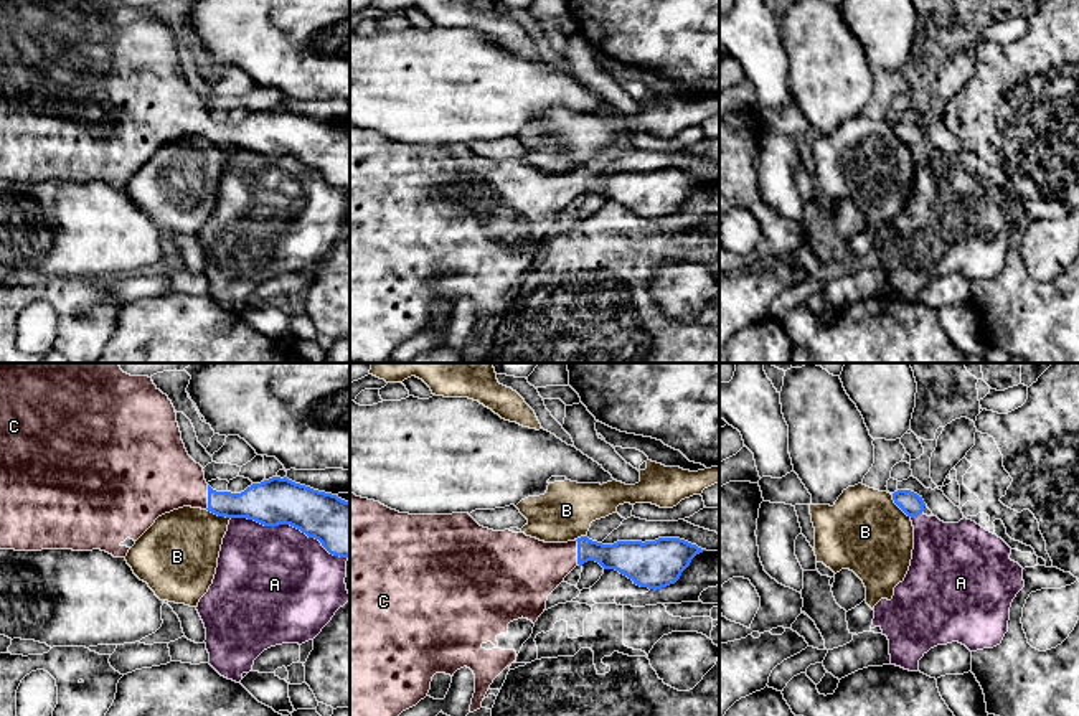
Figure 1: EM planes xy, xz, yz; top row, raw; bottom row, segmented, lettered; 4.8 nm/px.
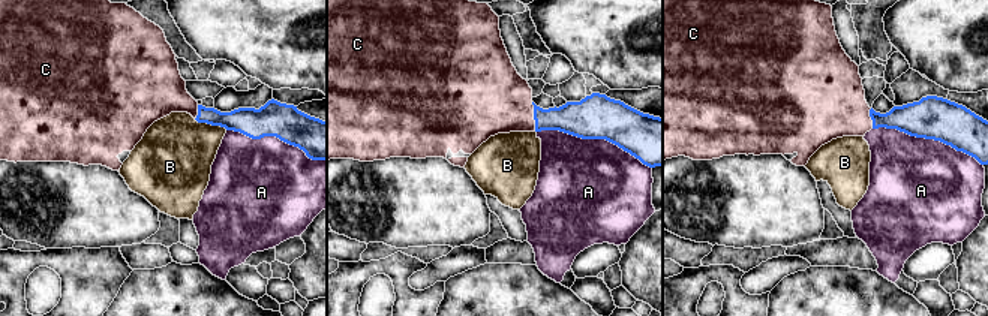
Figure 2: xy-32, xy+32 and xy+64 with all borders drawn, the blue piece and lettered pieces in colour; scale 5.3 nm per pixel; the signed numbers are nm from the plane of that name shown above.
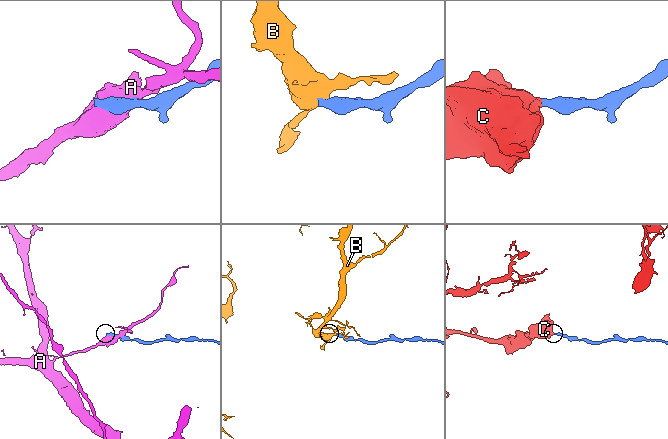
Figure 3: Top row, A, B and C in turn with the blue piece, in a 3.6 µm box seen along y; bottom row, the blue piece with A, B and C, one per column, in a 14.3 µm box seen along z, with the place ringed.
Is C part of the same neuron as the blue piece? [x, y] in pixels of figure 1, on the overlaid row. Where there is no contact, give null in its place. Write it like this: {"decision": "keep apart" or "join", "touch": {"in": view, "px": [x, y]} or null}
{"decision": "join", "touch": {"in": "xy", "px": [208, 497]}}

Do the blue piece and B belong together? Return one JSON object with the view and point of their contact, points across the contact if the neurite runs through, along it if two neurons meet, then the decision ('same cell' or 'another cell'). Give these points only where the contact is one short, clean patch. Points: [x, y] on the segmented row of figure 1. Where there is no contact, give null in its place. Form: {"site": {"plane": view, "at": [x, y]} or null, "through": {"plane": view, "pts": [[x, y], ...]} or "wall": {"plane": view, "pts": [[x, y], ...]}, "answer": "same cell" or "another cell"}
{"site": {"plane": "xy", "at": [218, 515]}, "wall": {"plane": "xy", "pts": [[207, 508], [230, 518]]}, "answer": "another cell"}

